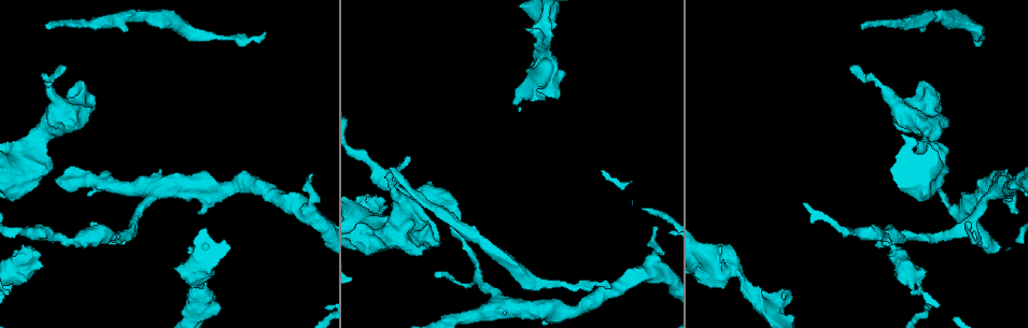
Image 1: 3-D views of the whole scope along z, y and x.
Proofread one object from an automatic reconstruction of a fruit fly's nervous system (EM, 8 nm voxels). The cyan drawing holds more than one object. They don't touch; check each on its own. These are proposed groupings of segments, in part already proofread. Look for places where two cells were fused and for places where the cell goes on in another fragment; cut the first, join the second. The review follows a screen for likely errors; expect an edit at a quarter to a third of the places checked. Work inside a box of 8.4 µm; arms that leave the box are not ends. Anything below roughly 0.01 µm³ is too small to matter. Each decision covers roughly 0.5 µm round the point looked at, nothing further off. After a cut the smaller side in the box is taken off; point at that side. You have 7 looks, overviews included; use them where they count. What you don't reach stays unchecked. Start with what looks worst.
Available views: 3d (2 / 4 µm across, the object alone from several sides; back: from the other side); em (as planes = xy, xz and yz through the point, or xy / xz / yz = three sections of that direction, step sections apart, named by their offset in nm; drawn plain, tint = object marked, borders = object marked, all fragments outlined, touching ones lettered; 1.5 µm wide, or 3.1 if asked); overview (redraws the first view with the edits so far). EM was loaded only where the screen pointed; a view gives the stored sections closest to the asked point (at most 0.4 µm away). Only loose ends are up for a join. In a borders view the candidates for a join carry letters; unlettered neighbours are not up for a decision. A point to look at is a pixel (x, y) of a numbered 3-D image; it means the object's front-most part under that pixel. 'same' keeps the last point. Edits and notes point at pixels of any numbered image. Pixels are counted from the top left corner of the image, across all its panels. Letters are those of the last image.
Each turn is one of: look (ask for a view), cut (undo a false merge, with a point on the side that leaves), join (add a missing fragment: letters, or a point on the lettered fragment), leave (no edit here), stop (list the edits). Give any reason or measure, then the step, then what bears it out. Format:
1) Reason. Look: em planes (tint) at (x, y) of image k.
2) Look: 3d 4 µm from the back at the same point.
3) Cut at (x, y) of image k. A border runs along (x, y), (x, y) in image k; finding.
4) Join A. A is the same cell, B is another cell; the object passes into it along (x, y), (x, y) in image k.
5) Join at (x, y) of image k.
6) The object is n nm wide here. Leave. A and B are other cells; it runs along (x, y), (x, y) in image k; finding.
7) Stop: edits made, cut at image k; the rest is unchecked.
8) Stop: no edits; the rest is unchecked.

Stops while still wide. Look: em planes (borders) at (32, 269) of image 1.

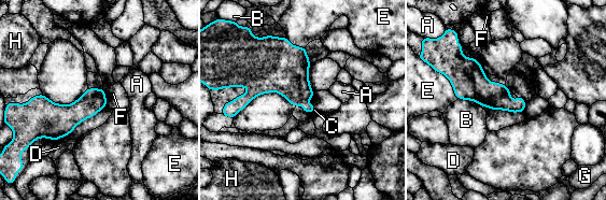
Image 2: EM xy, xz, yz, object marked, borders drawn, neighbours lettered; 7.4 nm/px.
Leave. A, B, C, D, E, F, G and H are other cells; it runs along (444, 50), (488, 94), (521, 109) in image 2; none of them fits.

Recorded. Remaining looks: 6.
Thin end. Look: 3d 2 µm at (610, 287) of image 1.

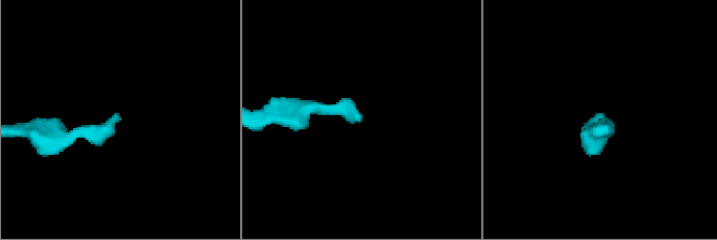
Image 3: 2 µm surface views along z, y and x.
Look: em xz step 8 (borders) at (118, 116) of image 3.

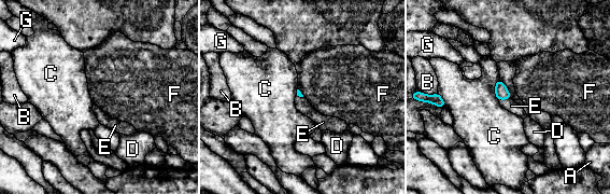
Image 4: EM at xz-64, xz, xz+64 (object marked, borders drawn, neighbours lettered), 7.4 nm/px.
Look: em planes (borders) at the same point.

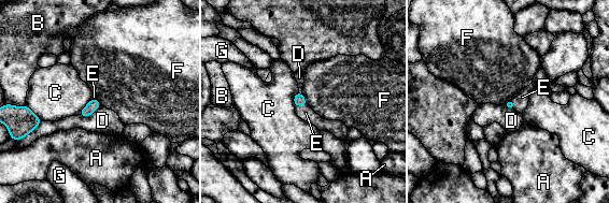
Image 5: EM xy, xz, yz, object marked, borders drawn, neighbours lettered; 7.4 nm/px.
Join E. E is the same cell, A, B, C, D, F and G are other cells; the object passes into it along (299, 100), (300, 105), (306, 113) in image 5; it goes on there.

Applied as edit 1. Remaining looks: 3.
Look: overview.

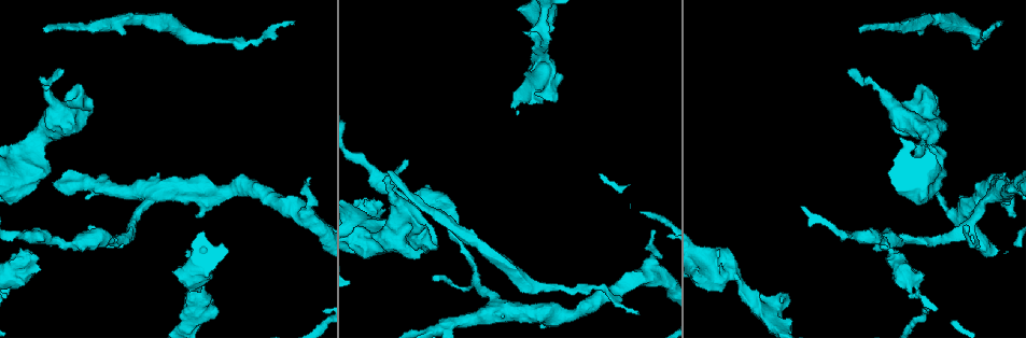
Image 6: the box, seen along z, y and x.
Free end. Look: em yz step 8 (tint) at (859, 30) of image 6.

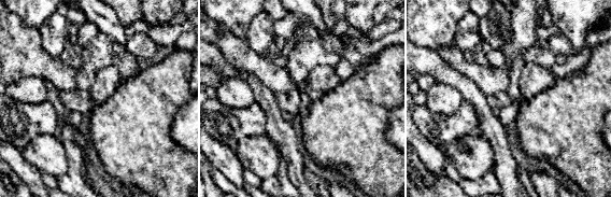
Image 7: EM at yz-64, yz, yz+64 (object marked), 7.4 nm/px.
Look: em planes (borders) at the same point.

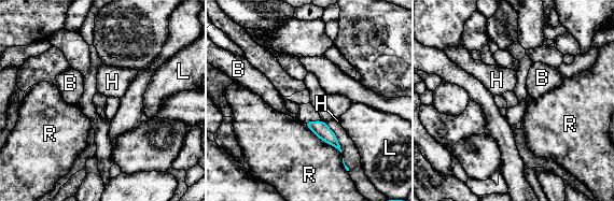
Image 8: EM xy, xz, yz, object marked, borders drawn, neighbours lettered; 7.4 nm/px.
Leave. B, H, L and R are other cells; a border runs along (305, 124), (340, 153) in image 8; none of them fits.

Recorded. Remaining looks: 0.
Stop: edits made, join at image 5; the rest is unchecked.

